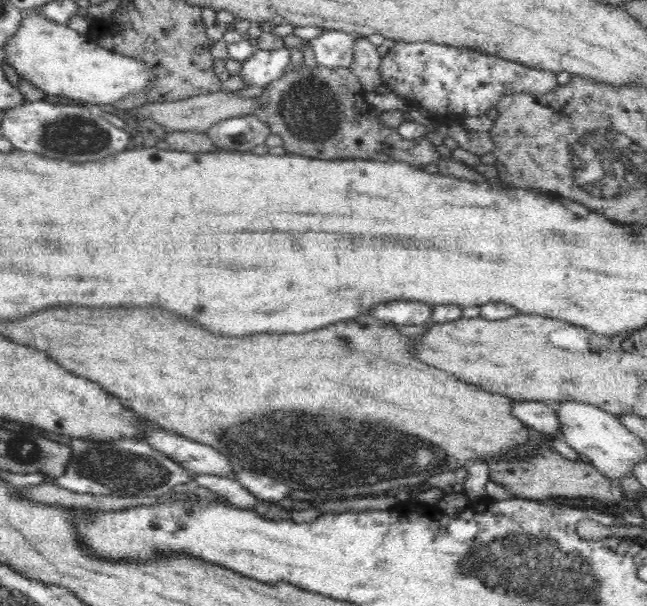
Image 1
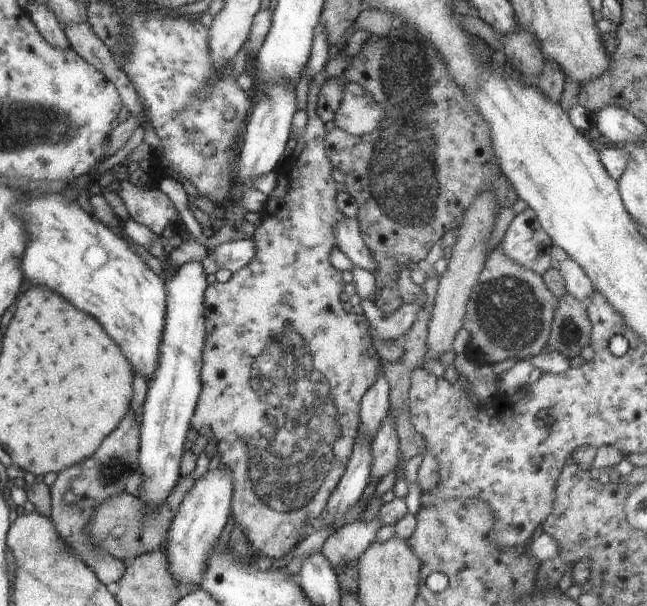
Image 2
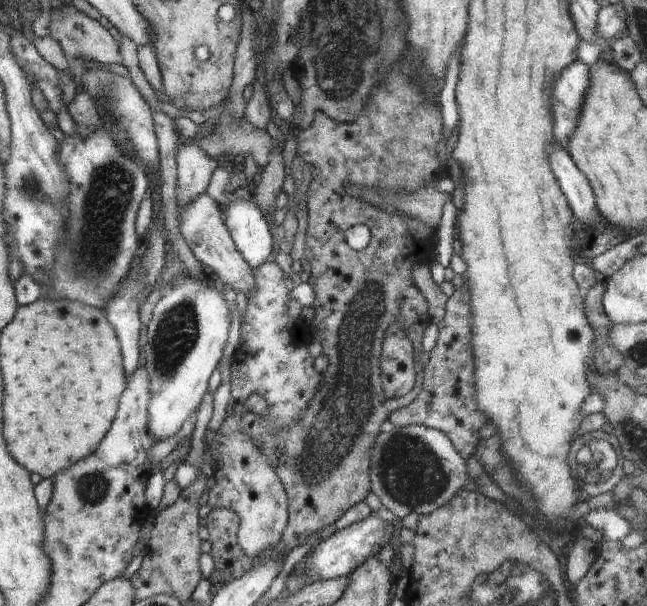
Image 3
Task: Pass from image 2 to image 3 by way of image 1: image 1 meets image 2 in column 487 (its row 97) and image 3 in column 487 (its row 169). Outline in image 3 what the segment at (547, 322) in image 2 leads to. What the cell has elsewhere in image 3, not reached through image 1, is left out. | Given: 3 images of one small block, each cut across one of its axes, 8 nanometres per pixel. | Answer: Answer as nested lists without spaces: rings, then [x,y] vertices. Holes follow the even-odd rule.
[[[463,284],[447,300],[444,318],[437,324],[439,334],[435,346],[429,352],[430,358],[424,364],[424,378],[419,395],[402,409],[390,412],[387,420],[396,428],[422,425],[438,429],[448,436],[454,450],[463,459],[474,455],[480,439],[480,428],[488,422],[484,412],[478,408],[474,392],[474,358],[472,358],[472,310],[470,310],[470,288]]]

